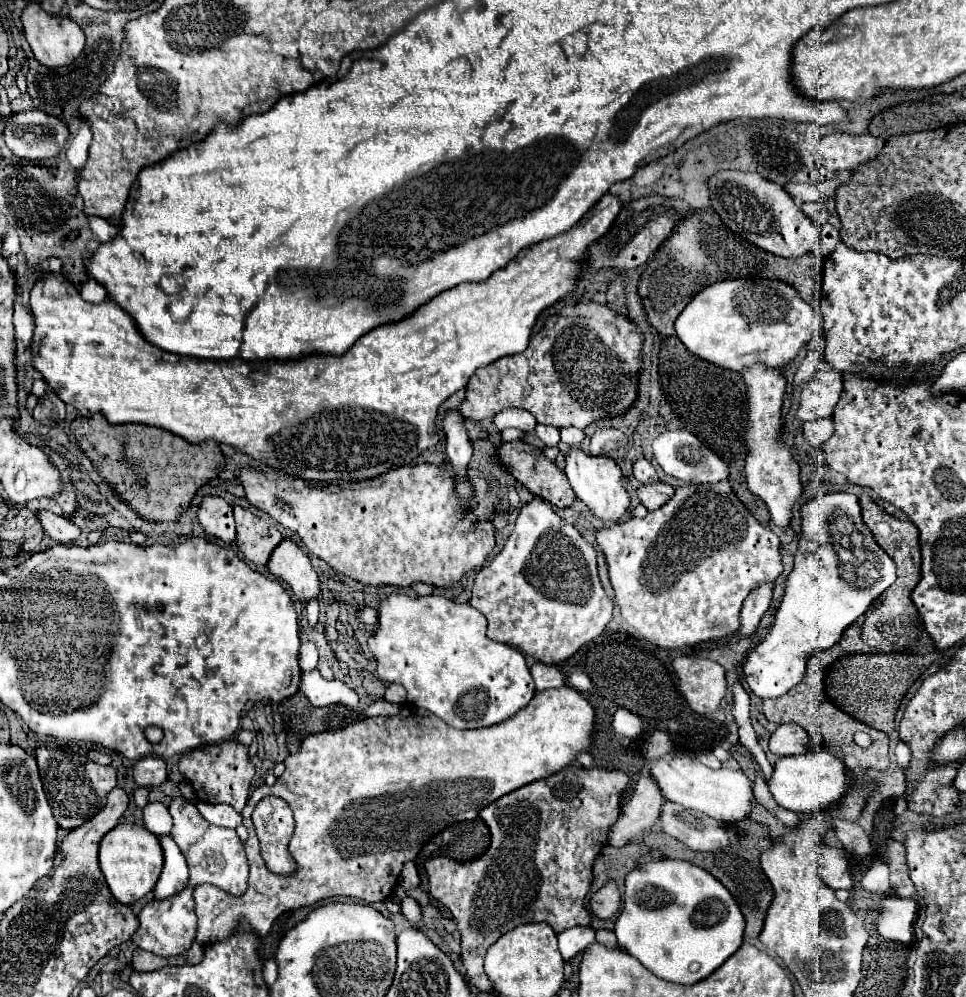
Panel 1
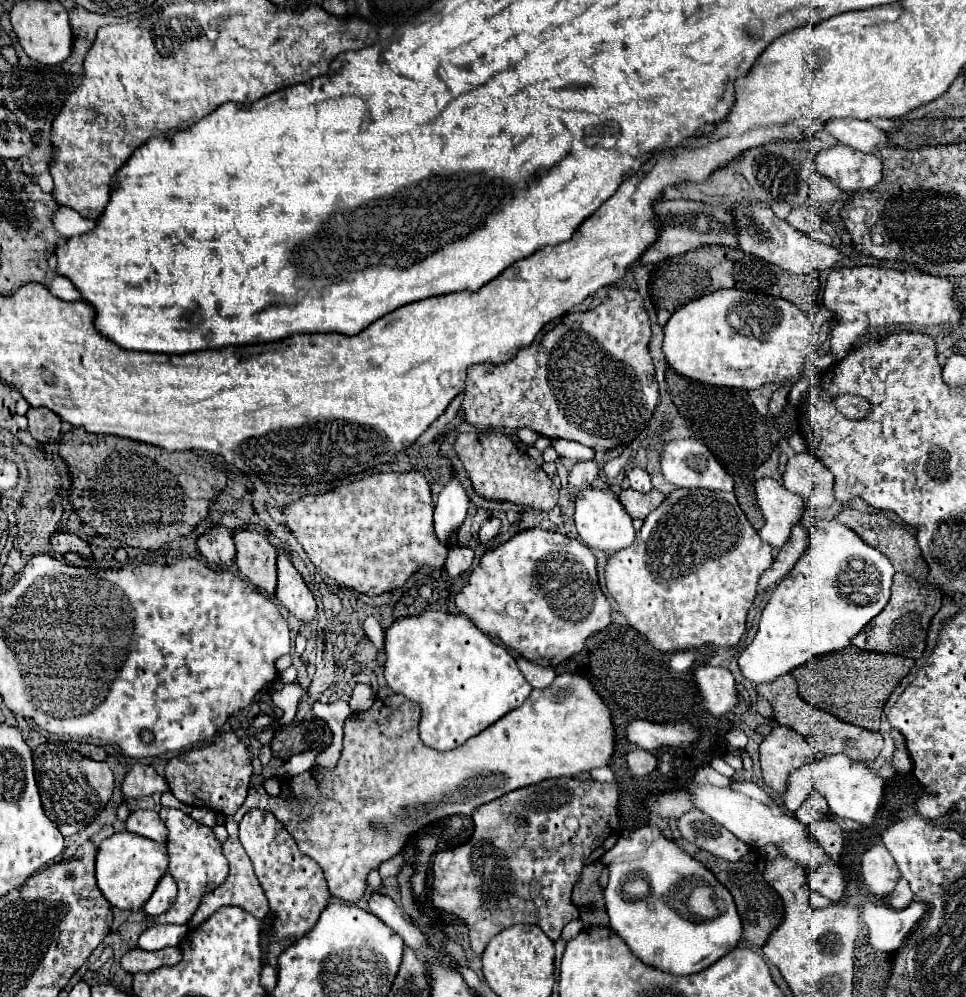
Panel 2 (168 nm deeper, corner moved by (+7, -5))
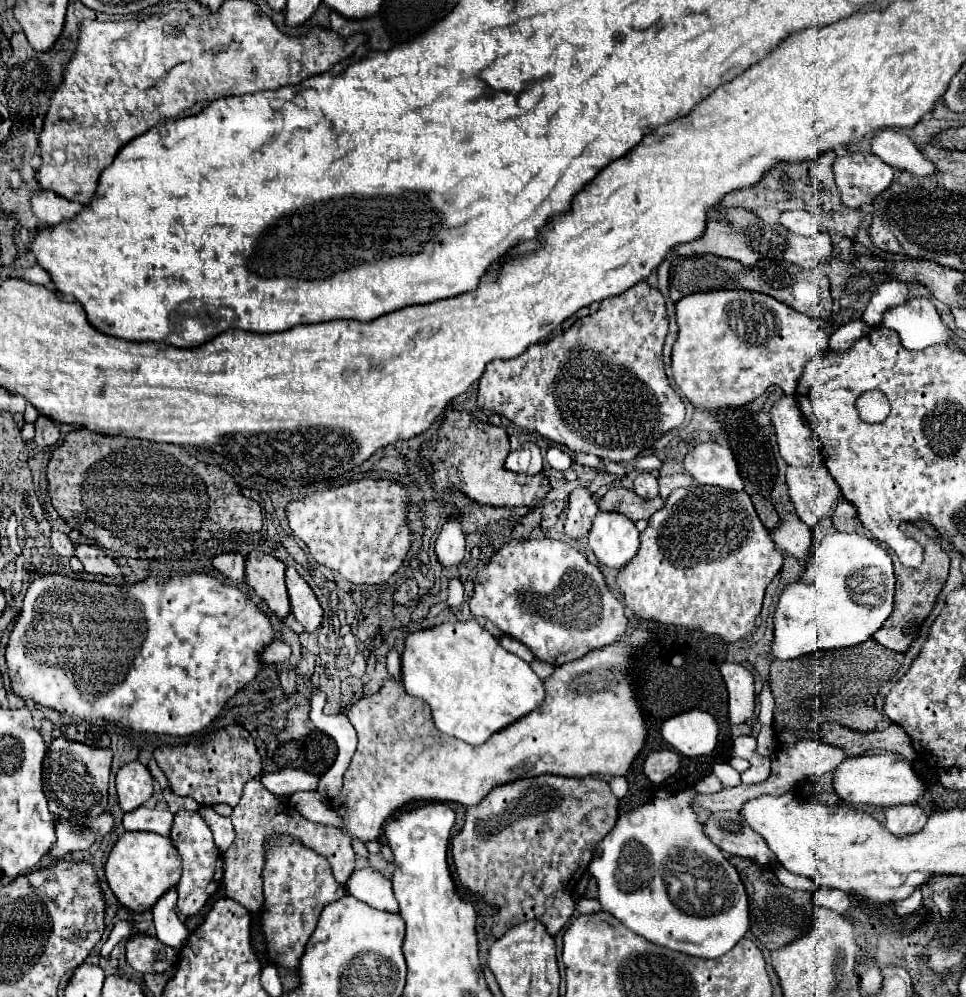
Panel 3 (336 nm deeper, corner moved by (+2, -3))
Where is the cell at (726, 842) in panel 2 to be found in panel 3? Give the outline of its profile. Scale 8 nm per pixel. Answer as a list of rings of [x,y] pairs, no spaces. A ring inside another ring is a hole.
[[[713,812],[703,824],[709,840],[729,856],[751,858],[757,864],[771,862],[771,850],[759,834],[755,834],[739,812]]]

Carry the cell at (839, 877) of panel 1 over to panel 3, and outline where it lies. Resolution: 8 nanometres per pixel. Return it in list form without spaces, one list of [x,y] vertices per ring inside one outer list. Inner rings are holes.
[[[821,888],[815,892],[815,902],[817,906],[823,906],[823,908],[831,908],[839,914],[845,914],[847,908],[851,906],[849,902],[849,894],[843,892],[843,890],[833,890],[833,888]]]

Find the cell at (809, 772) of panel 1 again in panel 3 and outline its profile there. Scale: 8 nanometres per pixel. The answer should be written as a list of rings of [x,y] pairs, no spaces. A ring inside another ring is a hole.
[[[889,754],[847,758],[833,772],[833,788],[843,802],[849,802],[861,810],[867,806],[887,810],[891,806],[909,804],[927,792],[927,784],[915,774],[911,764],[905,760],[893,760]]]

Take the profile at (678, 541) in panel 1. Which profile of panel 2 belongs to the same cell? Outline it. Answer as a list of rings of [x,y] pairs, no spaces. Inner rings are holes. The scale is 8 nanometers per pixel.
[[[678,488],[672,494],[668,494],[664,498],[664,502],[650,512],[644,518],[644,526],[640,528],[640,532],[636,532],[636,540],[630,548],[620,550],[616,554],[612,554],[608,558],[606,564],[606,588],[612,594],[612,598],[618,602],[620,612],[626,616],[628,624],[632,628],[636,628],[640,634],[644,634],[656,650],[662,652],[674,652],[674,650],[688,650],[688,648],[698,648],[704,644],[716,644],[716,646],[736,646],[738,640],[742,638],[744,630],[746,630],[746,616],[748,610],[754,606],[756,600],[756,590],[758,590],[758,580],[762,576],[764,570],[768,570],[774,562],[772,556],[772,548],[768,544],[764,544],[758,536],[758,532],[752,528],[752,524],[748,522],[748,518],[744,516],[742,508],[738,506],[738,500],[734,496],[734,492],[720,492],[720,490],[686,490],[686,488]]]

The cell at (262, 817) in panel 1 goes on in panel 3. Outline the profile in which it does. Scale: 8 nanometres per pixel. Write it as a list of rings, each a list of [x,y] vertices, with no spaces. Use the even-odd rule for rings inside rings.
[[[279,834],[269,836],[265,844],[263,892],[265,904],[261,910],[261,922],[269,958],[287,968],[297,968],[297,962],[305,952],[305,944],[317,926],[321,910],[327,904],[343,898],[347,890],[335,882],[325,856],[309,850],[301,840],[289,834]]]

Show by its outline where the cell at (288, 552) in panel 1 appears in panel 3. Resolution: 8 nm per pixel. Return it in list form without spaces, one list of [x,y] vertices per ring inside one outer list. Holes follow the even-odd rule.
[[[293,566],[287,568],[285,576],[287,576],[285,582],[287,582],[289,600],[291,600],[291,614],[307,632],[317,630],[323,618],[323,608],[317,596]]]

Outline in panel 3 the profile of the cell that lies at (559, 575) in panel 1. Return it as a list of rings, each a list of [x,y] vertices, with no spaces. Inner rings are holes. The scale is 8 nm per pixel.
[[[553,538],[511,540],[493,552],[491,560],[477,572],[473,580],[469,608],[475,618],[493,622],[503,634],[523,642],[535,654],[535,658],[553,666],[567,664],[585,656],[589,650],[617,642],[625,634],[629,622],[623,606],[609,592],[601,570],[571,544]]]

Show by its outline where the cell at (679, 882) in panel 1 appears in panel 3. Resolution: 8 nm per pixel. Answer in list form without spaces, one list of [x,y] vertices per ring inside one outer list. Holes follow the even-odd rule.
[[[685,790],[667,800],[655,800],[619,816],[617,826],[597,846],[589,872],[599,884],[599,902],[603,910],[629,930],[663,948],[713,960],[729,952],[745,936],[749,930],[749,910],[739,874],[723,852],[705,836],[703,826],[691,810],[693,796],[695,790]],[[683,850],[695,854],[679,854]],[[671,868],[695,876],[695,888],[701,894],[701,916],[691,916],[671,902],[667,894],[667,872],[671,872]]]

